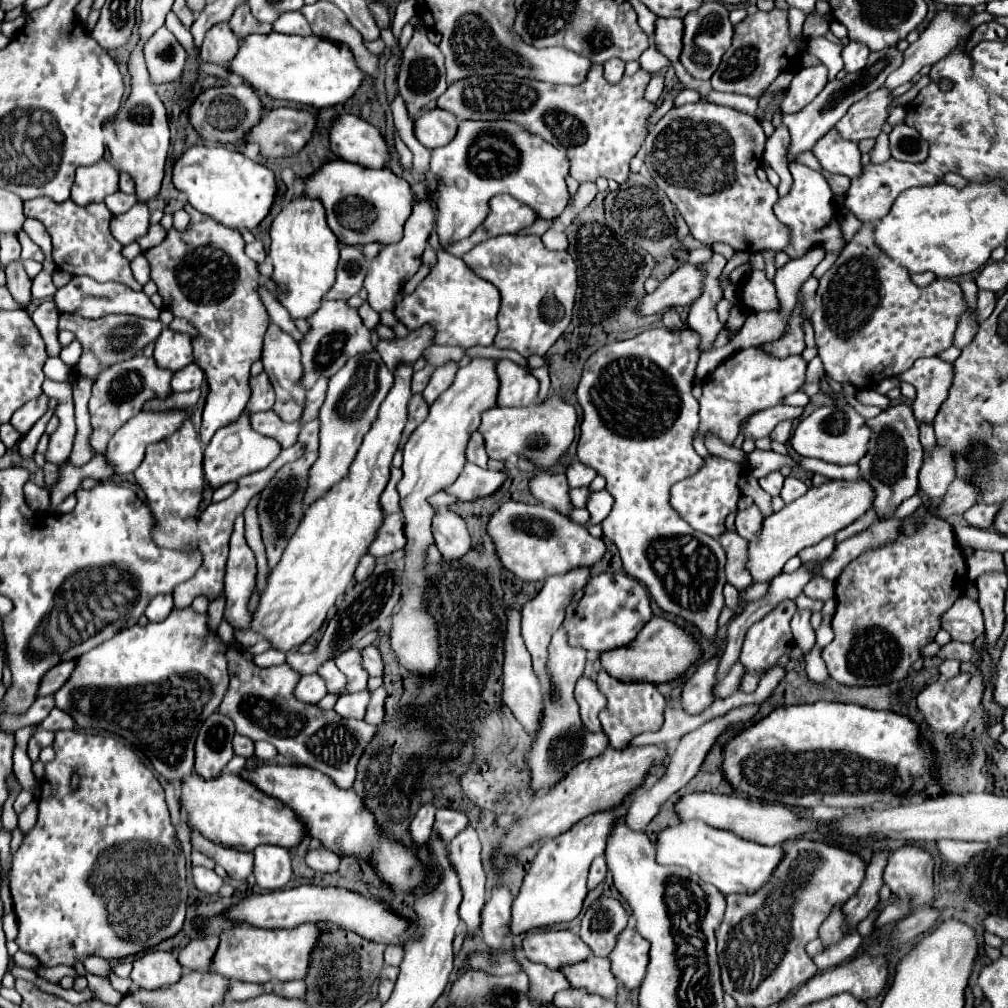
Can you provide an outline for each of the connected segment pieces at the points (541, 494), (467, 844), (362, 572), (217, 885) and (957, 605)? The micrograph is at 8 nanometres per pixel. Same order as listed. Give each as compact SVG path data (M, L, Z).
M537 469L529 479L529 489L535 499L539 499L549 509L557 509L561 515L567 515L567 511L571 509L565 473Z
M467 825L449 845L449 861L459 877L463 889L463 901L459 905L459 917L465 921L469 933L479 931L481 909L485 905L485 871L481 865L481 841L477 831Z
M365 553L365 555L361 557L361 561L359 561L359 565L357 565L355 581L365 581L365 579L373 573L373 569L375 569L375 559L373 559L369 553Z
M193 867L191 873L193 873L193 885L199 891L203 891L203 893L209 893L209 895L217 893L221 889L221 885L223 885L223 879L215 871L211 871L211 869Z
M961 595L953 603L953 607L941 615L941 627L949 631L955 641L973 643L985 631L983 615L977 601L967 595Z

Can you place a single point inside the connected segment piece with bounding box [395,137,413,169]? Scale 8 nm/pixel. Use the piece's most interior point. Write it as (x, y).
(403, 151)

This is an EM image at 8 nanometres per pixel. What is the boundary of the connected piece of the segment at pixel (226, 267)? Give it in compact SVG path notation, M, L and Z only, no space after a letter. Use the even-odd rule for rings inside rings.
M189 203L183 209L191 217L189 229L183 233L171 229L161 245L143 255L151 265L157 293L163 297L163 309L189 319L201 335L193 339L193 353L209 385L199 429L201 443L207 447L215 431L237 421L249 401L249 369L261 357L269 315L257 291L261 277L257 263L245 255L241 233L197 213Z

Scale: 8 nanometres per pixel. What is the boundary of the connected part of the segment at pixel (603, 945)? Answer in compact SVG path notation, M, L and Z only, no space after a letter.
M599 897L589 905L581 919L581 939L593 949L593 955L607 957L615 947L617 935L625 929L629 913L615 897Z

